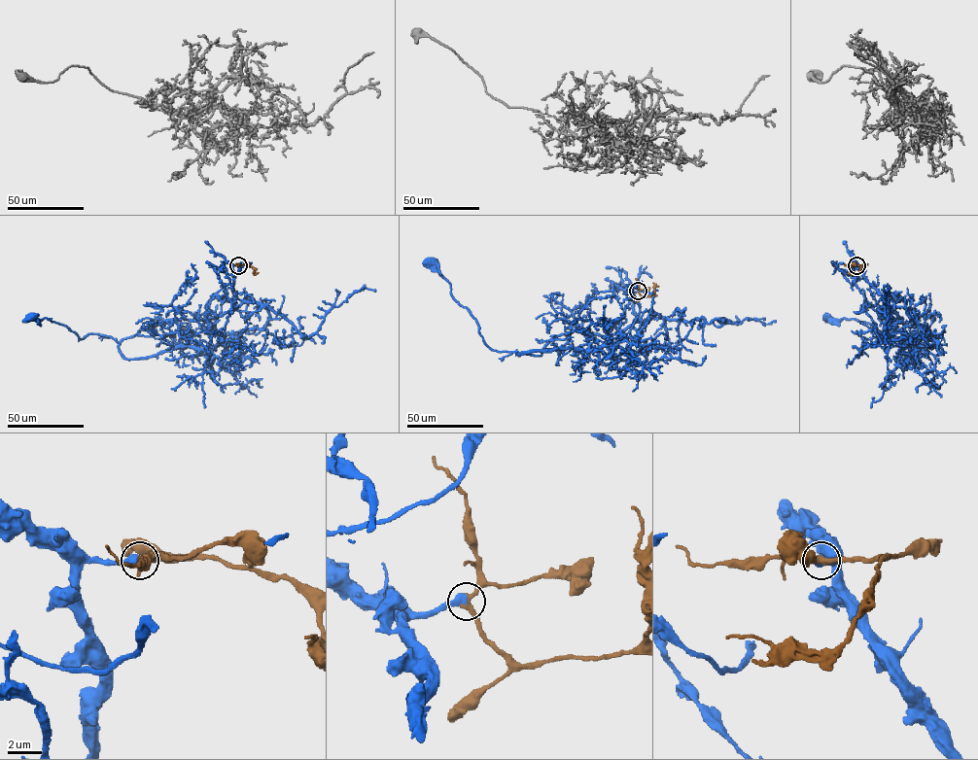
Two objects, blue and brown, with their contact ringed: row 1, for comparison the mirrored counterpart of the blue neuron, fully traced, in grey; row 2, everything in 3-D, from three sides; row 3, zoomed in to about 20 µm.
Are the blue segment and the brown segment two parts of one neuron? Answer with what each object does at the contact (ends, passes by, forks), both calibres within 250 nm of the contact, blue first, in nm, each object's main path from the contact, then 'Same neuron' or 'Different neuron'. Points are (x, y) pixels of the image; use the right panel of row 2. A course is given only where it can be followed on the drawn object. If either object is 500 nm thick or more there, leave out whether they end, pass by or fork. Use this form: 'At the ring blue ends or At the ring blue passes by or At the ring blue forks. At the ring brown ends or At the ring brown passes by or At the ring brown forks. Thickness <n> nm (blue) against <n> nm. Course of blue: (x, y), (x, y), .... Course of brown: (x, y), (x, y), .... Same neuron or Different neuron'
Thickness 550 nm (blue) against 320 nm. Course of blue: (856, 265), (901, 319), (896, 319), (921, 328), (920, 342), (916, 334), (894, 340), (865, 322), (827, 317). Course of brown: (856, 265), (862, 265), (859, 271), (848, 272). Same neuron

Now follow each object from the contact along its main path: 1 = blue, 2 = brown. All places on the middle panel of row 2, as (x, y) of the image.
1: (638, 291), (636, 319), (618, 332), (561, 333), (541, 356), (498, 352), (431, 262)
2: (638, 291), (643, 296), (652, 295), (653, 283)

